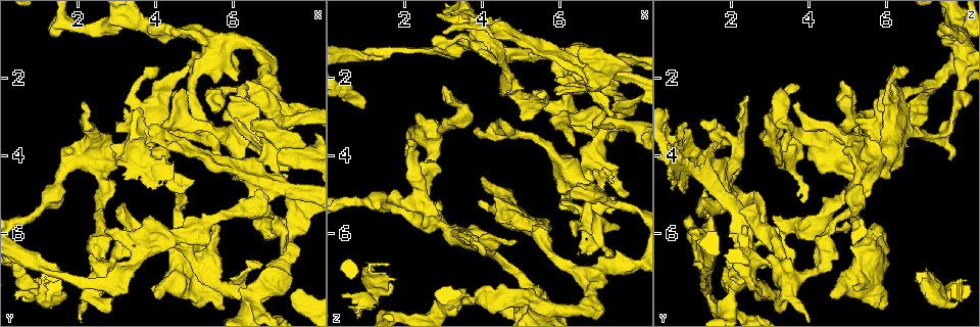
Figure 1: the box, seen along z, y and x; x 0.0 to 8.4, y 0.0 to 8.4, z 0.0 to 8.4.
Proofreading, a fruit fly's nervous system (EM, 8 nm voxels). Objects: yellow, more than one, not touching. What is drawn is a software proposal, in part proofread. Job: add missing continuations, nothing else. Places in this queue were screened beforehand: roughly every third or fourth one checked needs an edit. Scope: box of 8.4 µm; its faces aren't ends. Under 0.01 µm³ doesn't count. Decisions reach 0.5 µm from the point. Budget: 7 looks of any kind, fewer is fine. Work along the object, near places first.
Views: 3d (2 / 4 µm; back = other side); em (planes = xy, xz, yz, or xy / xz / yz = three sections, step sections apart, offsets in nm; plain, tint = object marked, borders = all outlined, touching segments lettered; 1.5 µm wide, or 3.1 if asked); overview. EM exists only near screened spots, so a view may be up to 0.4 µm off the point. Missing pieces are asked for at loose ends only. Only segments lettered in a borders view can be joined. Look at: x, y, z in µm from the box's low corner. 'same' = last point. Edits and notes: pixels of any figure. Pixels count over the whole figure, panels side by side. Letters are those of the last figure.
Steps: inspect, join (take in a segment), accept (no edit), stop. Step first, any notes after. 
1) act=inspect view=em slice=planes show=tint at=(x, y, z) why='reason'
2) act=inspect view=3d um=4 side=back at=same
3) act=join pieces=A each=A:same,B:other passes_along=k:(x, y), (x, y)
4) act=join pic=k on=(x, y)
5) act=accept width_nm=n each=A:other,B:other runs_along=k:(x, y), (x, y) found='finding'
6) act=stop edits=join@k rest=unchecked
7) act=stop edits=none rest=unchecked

act=inspect view=3d um=4 at=(3.90, 7.40, 5.15) why='free end'

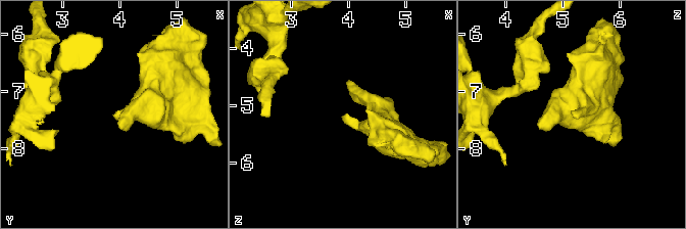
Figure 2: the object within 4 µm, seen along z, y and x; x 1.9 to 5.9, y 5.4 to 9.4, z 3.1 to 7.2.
act=inspect view=em slice=planes show=borders at=(3.95, 7.40, 5.15)

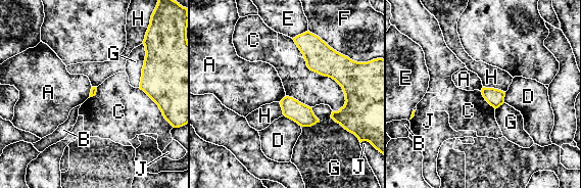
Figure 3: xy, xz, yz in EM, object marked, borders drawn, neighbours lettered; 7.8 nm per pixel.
act=accept each=A:other,B:other,C:other,D:other,E:other,F:other,G:other,H:other,J:other border=3:(303, 58), (341, 87), (339, 110) found='none of them fits'

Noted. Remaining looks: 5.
act=inspect view=3d um=2 at=(5.80, 7.85, 5.90) why='free end'

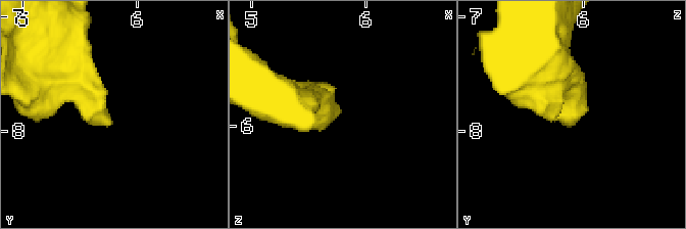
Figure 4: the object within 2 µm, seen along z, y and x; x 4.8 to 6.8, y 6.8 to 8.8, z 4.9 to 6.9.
act=inspect view=em slice=yz step=8 show=borders at=(5.80, 7.88, 5.88)

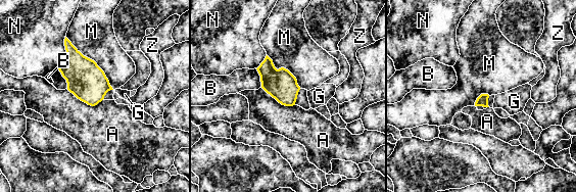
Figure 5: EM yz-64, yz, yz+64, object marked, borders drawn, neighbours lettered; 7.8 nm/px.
act=inspect view=em slice=xy step=4 show=borders at=same why='cut it another way'

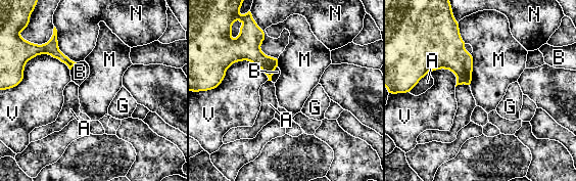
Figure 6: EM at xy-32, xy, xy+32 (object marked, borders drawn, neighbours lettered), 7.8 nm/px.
act=accept each=A:other,B:other,G:other,M:other,N:other,V:other border=6:(471, 54), (472, 80), (469, 84) found='none of them fits'

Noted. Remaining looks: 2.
act=stop edits=none rest=unchecked

